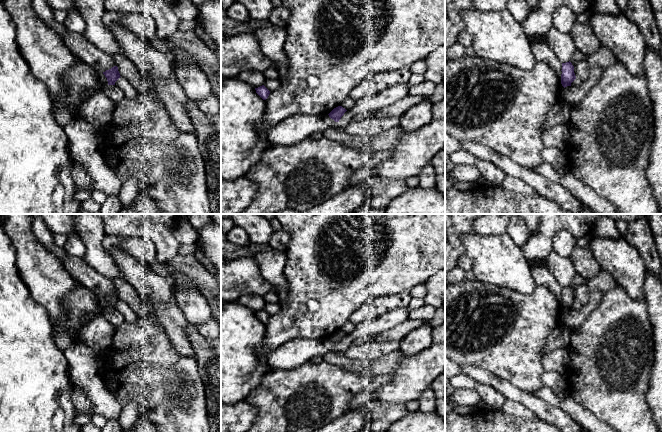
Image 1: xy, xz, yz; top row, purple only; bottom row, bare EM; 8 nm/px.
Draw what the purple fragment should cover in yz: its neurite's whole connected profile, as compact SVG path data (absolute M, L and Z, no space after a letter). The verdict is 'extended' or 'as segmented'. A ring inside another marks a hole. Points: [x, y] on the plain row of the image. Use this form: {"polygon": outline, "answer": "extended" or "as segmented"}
{"polygon": "M566 286L562 287L562 298L561 298L561 308L565 312L567 310L571 310L571 307L576 303L574 297L574 290L572 287Z", "answer": "as segmented"}

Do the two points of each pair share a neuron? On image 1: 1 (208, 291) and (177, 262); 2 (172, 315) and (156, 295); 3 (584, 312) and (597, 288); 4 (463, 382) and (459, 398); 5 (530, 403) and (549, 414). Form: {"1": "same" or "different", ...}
{"1": "same", "2": "different", "3": "same", "4": "different", "5": "same"}

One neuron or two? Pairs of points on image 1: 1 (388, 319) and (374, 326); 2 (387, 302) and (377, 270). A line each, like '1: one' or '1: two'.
1: one
2: two

